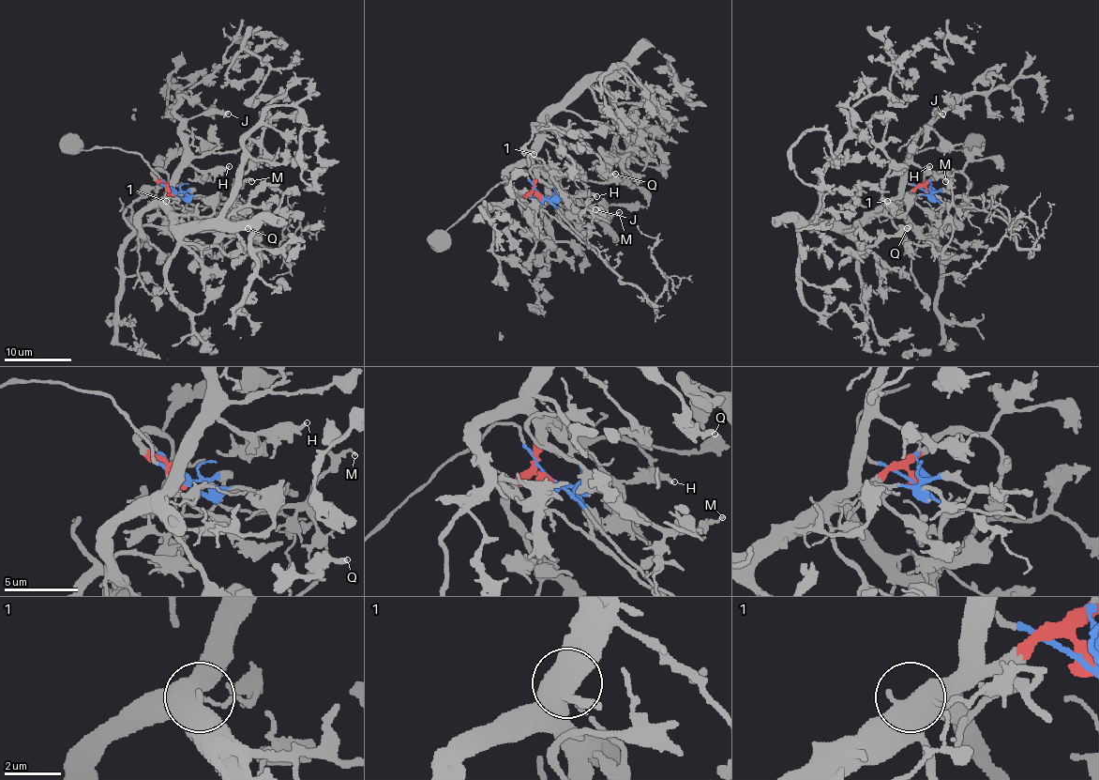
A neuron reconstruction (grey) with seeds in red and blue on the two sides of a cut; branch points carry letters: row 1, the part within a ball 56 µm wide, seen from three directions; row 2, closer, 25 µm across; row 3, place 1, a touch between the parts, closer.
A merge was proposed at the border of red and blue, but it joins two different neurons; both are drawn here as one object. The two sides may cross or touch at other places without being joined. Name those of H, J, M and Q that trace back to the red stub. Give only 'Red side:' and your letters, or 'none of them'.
Red side: H, J, Q

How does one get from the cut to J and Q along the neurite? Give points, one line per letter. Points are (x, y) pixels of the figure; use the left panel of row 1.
J: (173, 193), (167, 187), (173, 191), (173, 173), (181, 161), (184, 145), (183, 126), (201, 114), (228, 114)
Q: (173, 193), (167, 187), (166, 211), (184, 242), (213, 247), (224, 237), (248, 228)

